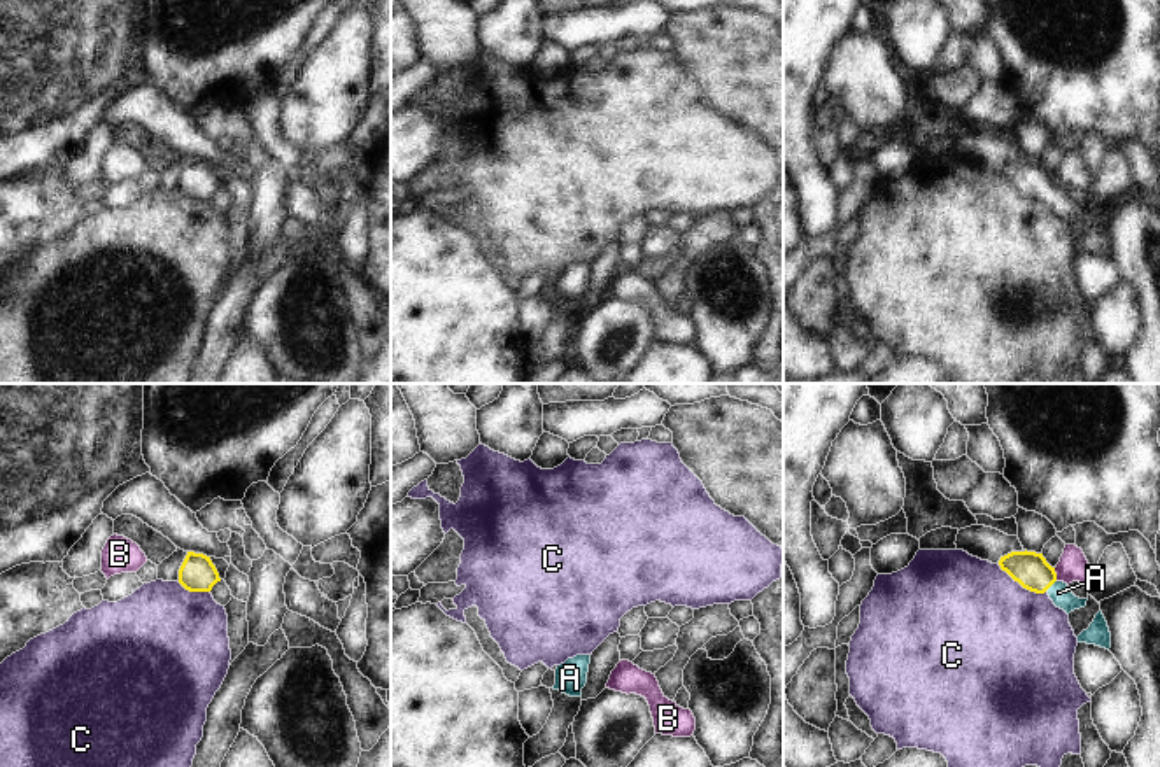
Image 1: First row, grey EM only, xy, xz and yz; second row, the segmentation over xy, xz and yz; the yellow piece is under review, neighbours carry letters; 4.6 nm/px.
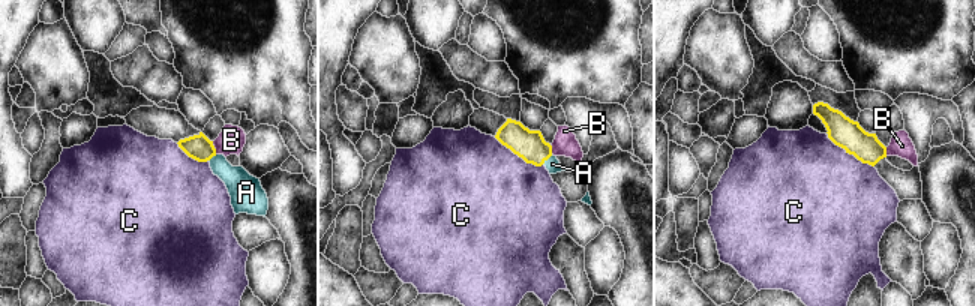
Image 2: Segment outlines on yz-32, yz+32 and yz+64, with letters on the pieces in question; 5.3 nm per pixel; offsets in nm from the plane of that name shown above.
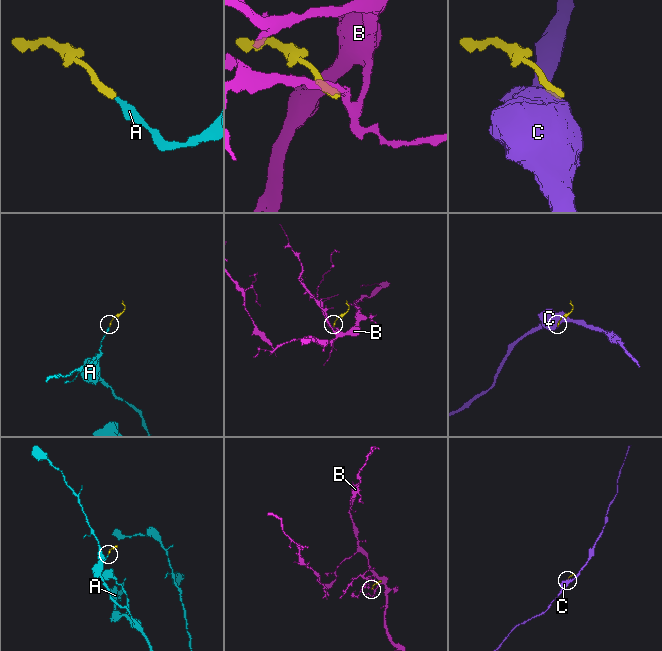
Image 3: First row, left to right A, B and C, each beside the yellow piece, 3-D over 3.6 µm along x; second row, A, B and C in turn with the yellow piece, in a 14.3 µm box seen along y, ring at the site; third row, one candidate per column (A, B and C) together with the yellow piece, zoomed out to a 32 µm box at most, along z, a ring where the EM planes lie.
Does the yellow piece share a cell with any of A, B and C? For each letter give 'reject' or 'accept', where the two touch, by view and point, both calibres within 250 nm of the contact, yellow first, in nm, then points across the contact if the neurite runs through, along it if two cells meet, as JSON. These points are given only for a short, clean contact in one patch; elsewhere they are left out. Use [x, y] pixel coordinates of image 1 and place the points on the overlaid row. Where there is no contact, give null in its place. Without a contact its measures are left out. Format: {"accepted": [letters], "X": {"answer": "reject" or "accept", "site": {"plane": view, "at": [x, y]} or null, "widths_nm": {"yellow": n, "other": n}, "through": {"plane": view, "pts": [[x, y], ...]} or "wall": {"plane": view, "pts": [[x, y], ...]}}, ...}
{"accepted": ["A"], "A": {"answer": "accept", "site": {"plane": "yz", "at": [1050, 585]}, "widths_nm": {"yellow": 160, "other": 100}, "through": {"plane": "yz", "pts": [[1031, 569], [1050, 585], [1059, 592]]}}, "B": {"answer": "reject", "site": {"plane": "yz", "at": [1055, 575]}, "widths_nm": {"yellow": 160, "other": 140}, "wall": {"plane": "yz", "pts": [[1053, 568], [1057, 580]]}}, "C": {"answer": "reject", "site": {"plane": "yz", "at": [1022, 585]}, "widths_nm": {"yellow": 160, "other": 500}, "wall": {"plane": "yz", "pts": [[997, 564], [1024, 587], [1045, 592]]}}}

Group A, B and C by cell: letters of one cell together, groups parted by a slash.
A / B / C

